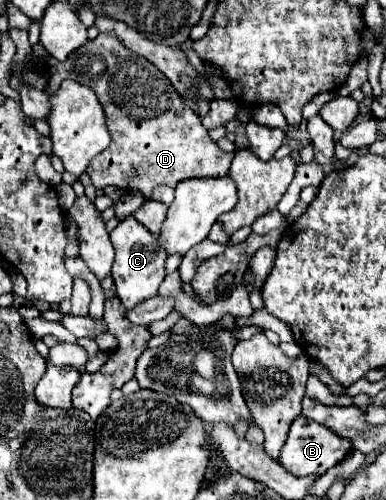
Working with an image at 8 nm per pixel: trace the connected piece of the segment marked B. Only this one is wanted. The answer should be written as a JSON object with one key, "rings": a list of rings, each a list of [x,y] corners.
{"rings":[[[299,415],[289,431],[289,437],[281,449],[281,457],[279,463],[293,475],[303,477],[303,475],[323,475],[329,467],[337,465],[349,451],[351,451],[351,441],[337,435],[333,429],[329,429],[327,425],[315,423],[311,419],[307,419],[305,415]]]}

